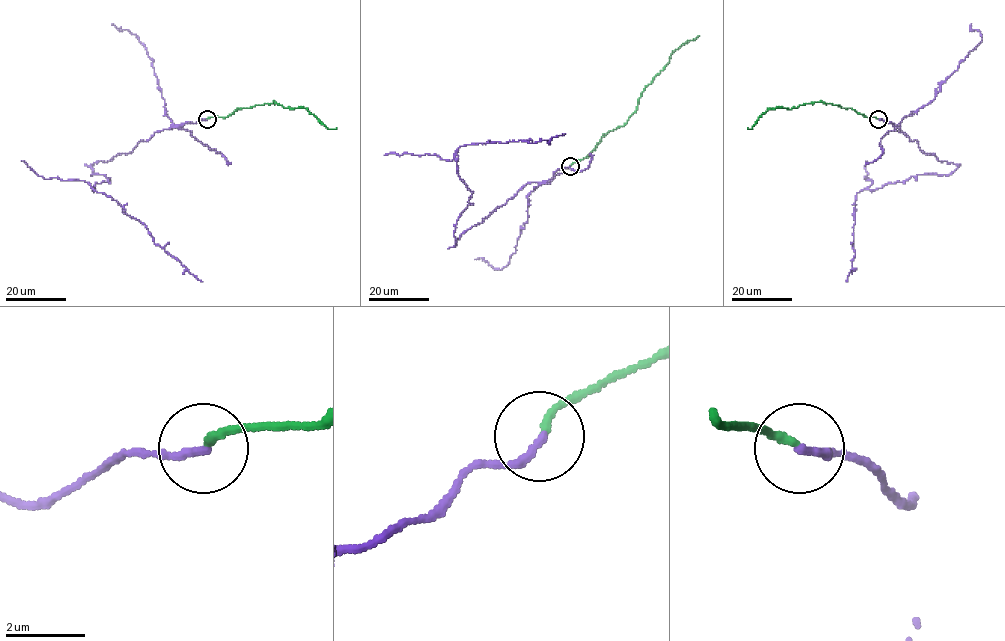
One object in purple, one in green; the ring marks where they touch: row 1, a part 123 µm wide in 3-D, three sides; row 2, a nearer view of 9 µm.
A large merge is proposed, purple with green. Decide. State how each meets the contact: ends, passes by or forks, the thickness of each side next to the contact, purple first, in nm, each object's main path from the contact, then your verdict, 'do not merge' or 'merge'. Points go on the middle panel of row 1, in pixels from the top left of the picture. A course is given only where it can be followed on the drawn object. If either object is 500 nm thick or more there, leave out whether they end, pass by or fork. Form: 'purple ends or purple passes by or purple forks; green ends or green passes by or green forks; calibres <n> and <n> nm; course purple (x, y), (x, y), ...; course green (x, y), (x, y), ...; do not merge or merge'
purple ends; green ends; calibres 220 and 180 nm; course purple (570, 166), (550, 179), (526, 183), (455, 246), (455, 225), (471, 194), (458, 174), (457, 150), (565, 134); course green (570, 166), (588, 156), (609, 131), (626, 123), (636, 110), (643, 90), (669, 56), (700, 36); do not merge

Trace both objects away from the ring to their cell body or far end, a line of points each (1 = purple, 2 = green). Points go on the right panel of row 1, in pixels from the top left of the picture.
1: (878, 119), (915, 140), (926, 154), (958, 167), (946, 175), (911, 176), (857, 193), (854, 255), (846, 281)
2: (878, 119), (838, 104), (811, 102), (789, 110), (768, 108), (752, 129), (748, 128)

